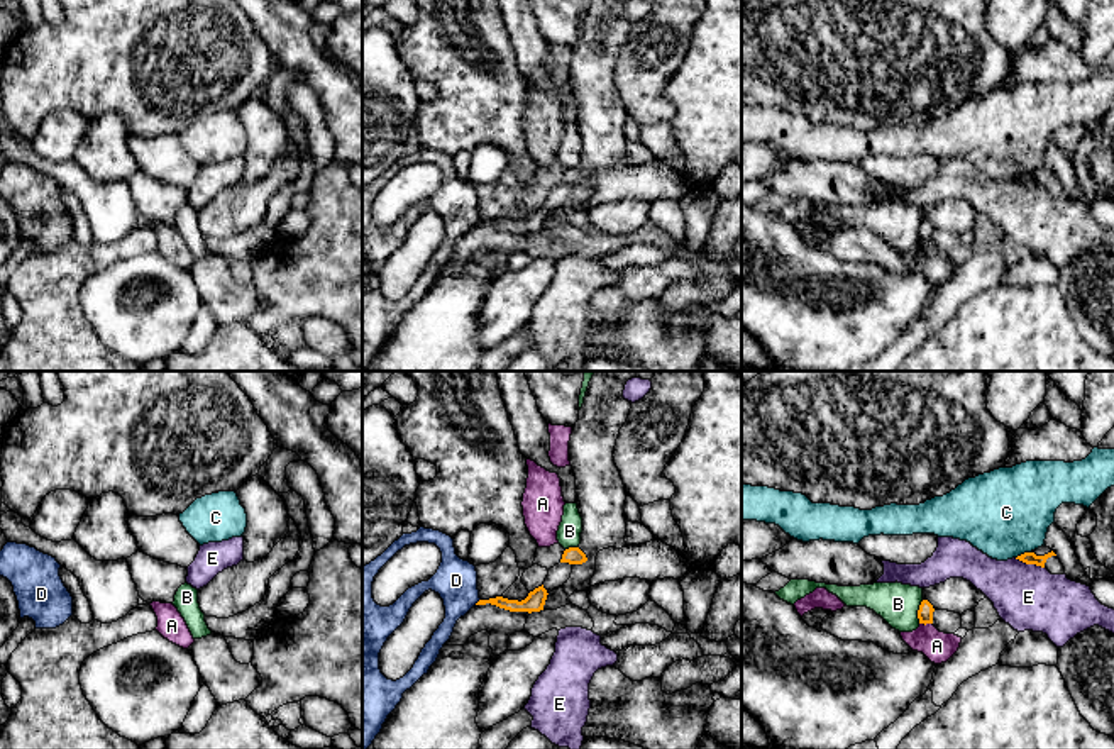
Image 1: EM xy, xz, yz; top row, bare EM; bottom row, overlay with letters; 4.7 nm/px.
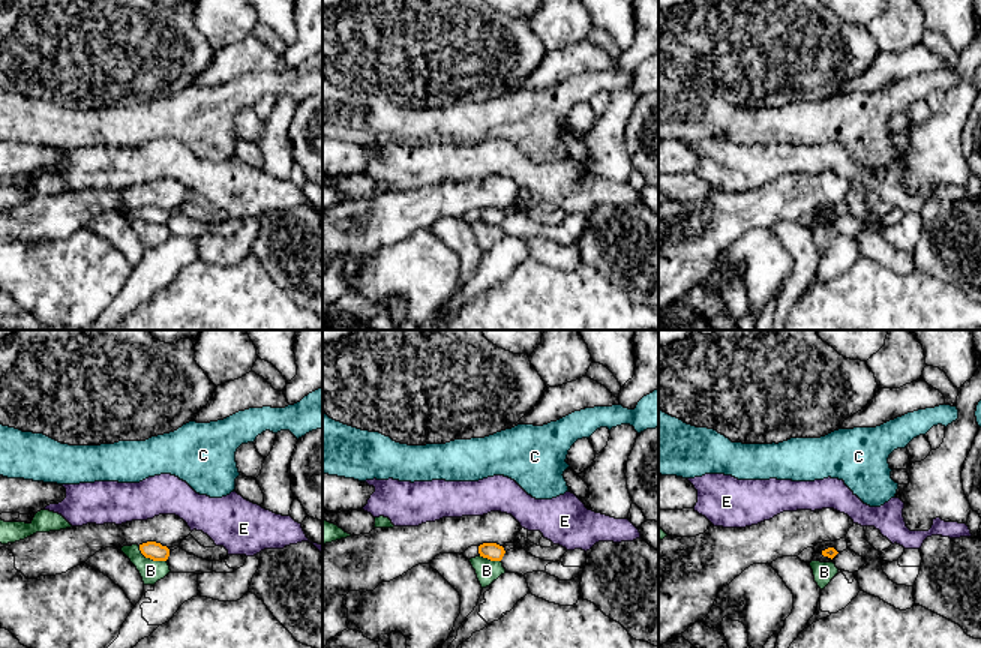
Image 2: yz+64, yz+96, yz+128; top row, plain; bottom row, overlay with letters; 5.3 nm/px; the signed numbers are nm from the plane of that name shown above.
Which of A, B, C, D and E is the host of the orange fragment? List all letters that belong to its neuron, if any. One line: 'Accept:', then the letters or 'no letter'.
Accept: B

